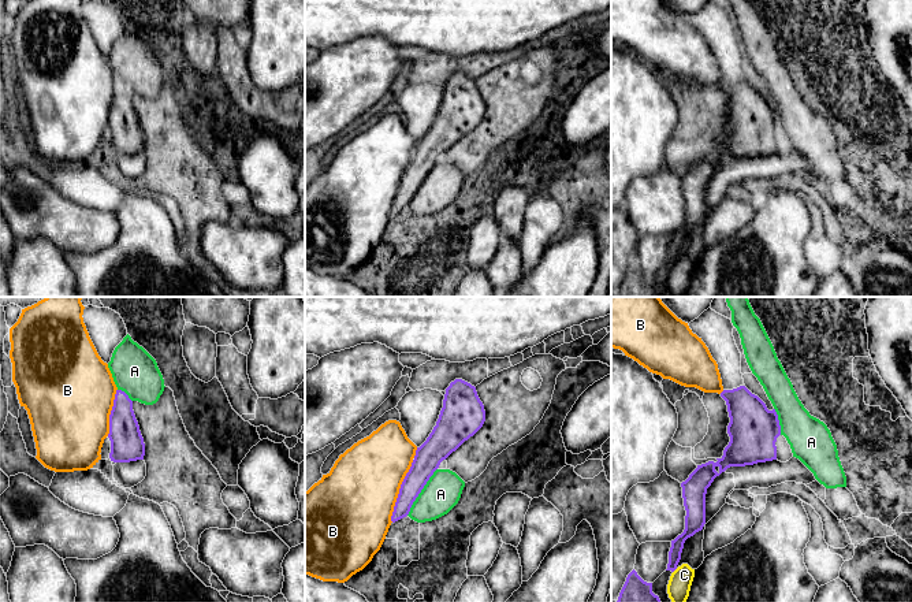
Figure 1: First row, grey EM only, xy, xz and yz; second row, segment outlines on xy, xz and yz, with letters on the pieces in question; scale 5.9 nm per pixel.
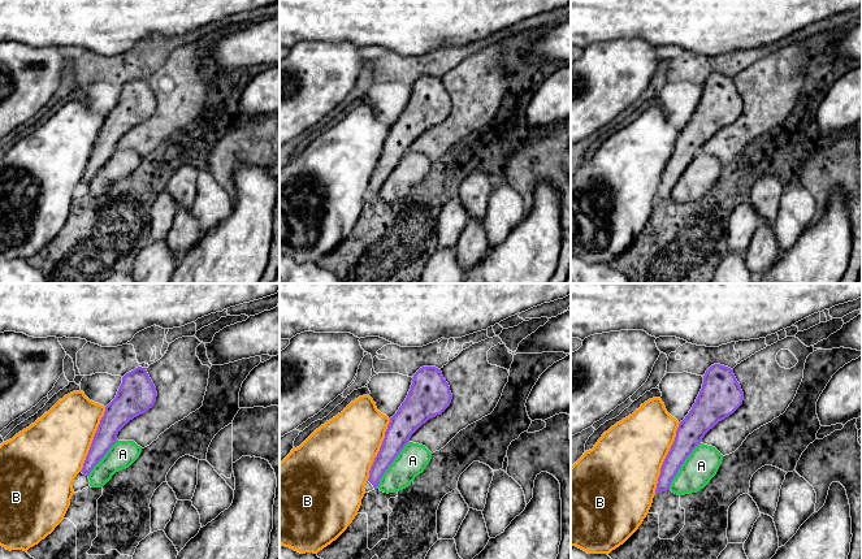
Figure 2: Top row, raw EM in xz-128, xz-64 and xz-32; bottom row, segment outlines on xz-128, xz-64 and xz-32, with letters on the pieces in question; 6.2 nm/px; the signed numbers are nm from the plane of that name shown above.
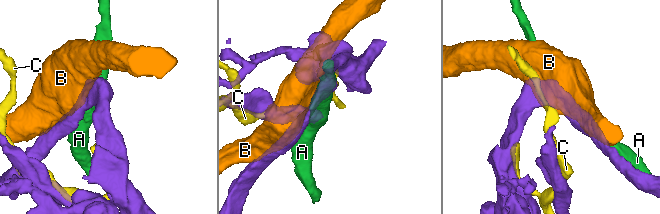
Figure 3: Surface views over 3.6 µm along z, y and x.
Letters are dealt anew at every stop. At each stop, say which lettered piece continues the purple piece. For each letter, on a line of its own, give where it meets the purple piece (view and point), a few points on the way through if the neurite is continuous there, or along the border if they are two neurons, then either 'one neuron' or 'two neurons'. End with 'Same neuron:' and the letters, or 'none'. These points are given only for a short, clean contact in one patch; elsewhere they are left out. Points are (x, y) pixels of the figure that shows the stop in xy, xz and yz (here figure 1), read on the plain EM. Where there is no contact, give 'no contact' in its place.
A: xz (420, 185) | one neuron
B: xz (399, 185) | two neurons
C: yz (674, 263) | two neurons
Same neuron: A

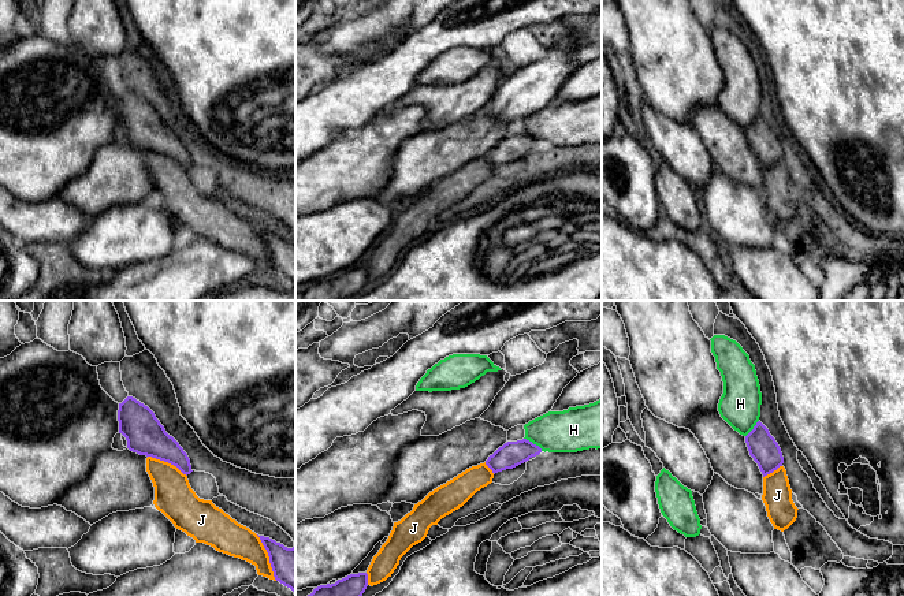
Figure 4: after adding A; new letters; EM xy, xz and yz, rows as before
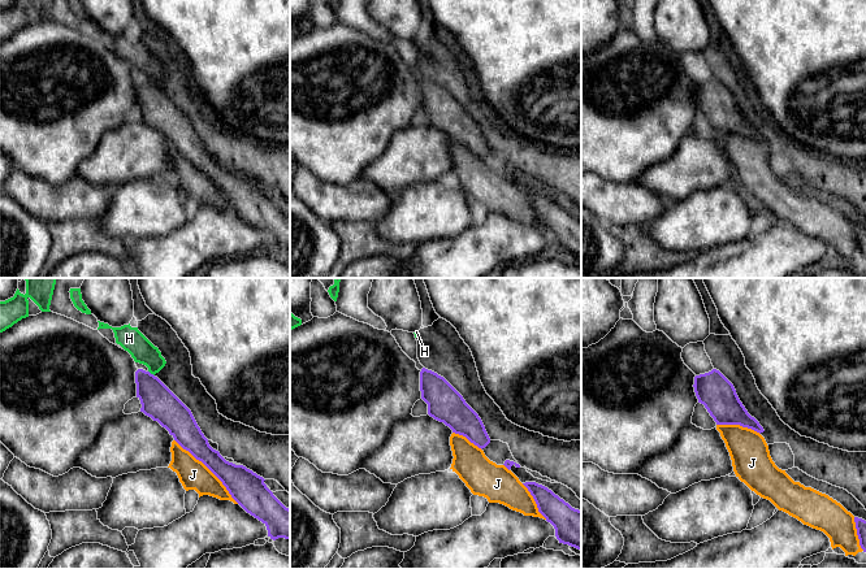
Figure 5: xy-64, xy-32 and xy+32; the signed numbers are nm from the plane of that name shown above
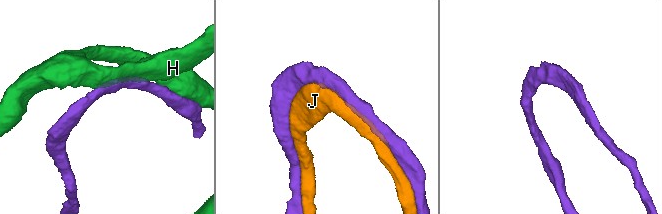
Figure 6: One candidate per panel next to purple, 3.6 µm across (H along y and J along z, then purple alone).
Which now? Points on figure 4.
H: xz (532, 137) | two neurons
J: xy (270, 252) | one neuron
Same neuron: J

